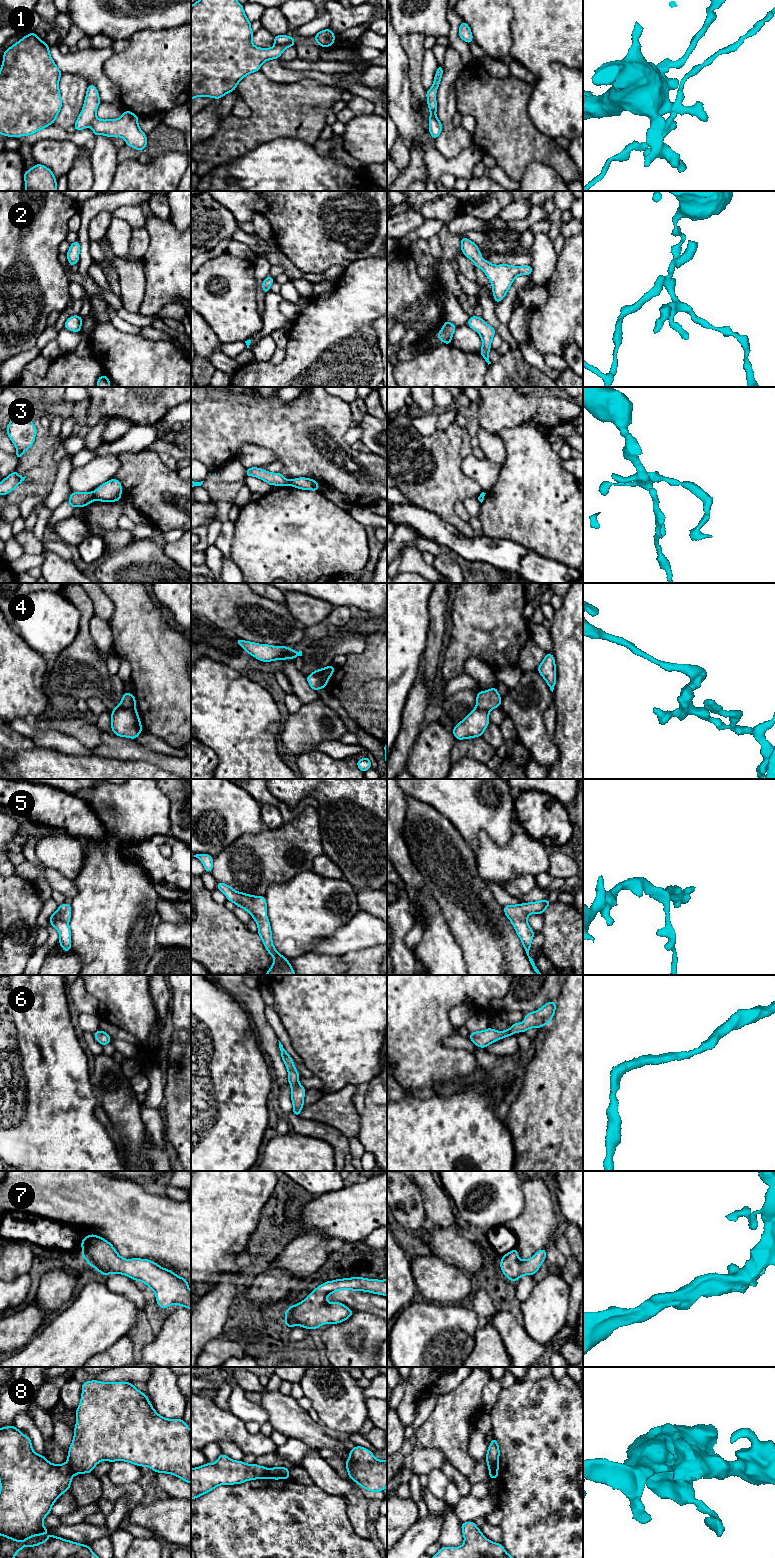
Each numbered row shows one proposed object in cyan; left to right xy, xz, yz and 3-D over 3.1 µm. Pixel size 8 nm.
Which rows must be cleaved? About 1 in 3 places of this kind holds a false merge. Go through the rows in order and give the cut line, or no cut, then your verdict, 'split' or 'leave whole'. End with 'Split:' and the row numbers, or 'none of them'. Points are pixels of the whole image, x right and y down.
1: cut xz (291, 37), (285, 44), (274, 44); split
2: cut none; leave whole
3: cut xy (92, 492), (94, 498); split
4: cut xy (134, 706), (119, 708), (113, 711); split
5: cut none; leave whole
6: cut none; leave whole
7: cut none; leave whole
8: cut xy (67, 1462), (74, 1473); split
Split: 1, 3, 4, 8

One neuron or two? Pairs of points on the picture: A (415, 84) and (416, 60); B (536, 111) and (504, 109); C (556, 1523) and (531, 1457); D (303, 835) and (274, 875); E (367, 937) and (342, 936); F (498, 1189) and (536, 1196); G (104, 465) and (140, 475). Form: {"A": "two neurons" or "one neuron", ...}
{"A": "one neuron", "B": "two neurons", "C": "one neuron", "D": "one neuron", "E": "one neuron", "F": "two neurons", "G": "two neurons"}

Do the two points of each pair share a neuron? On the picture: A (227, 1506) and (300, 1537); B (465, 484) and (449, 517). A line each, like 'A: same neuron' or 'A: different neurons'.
A: same neuron
B: same neuron

